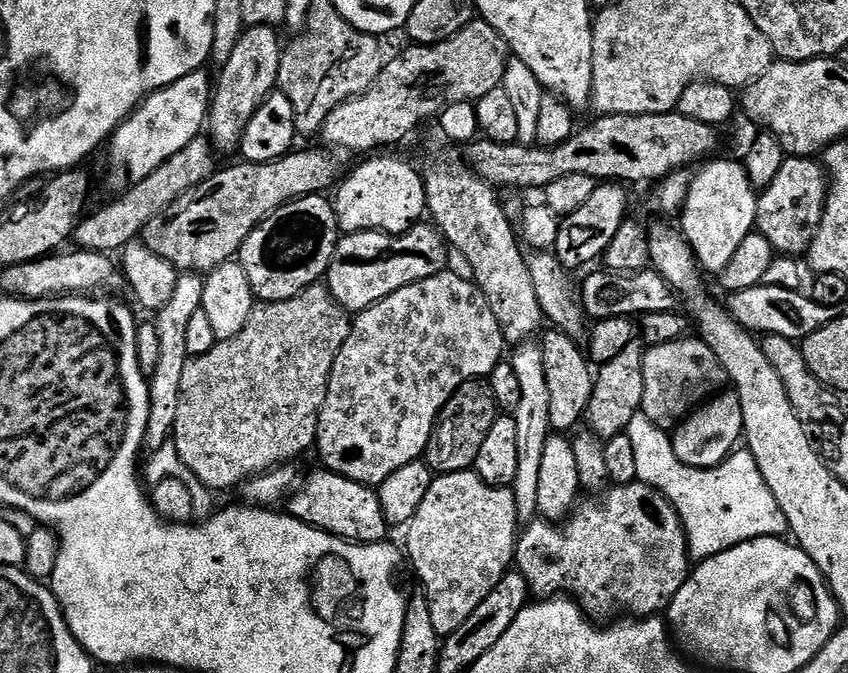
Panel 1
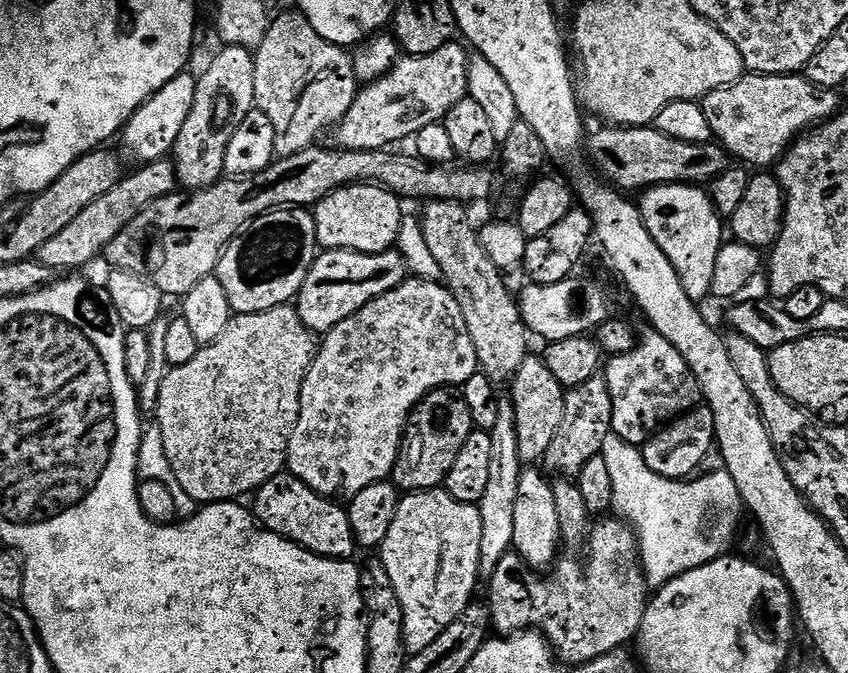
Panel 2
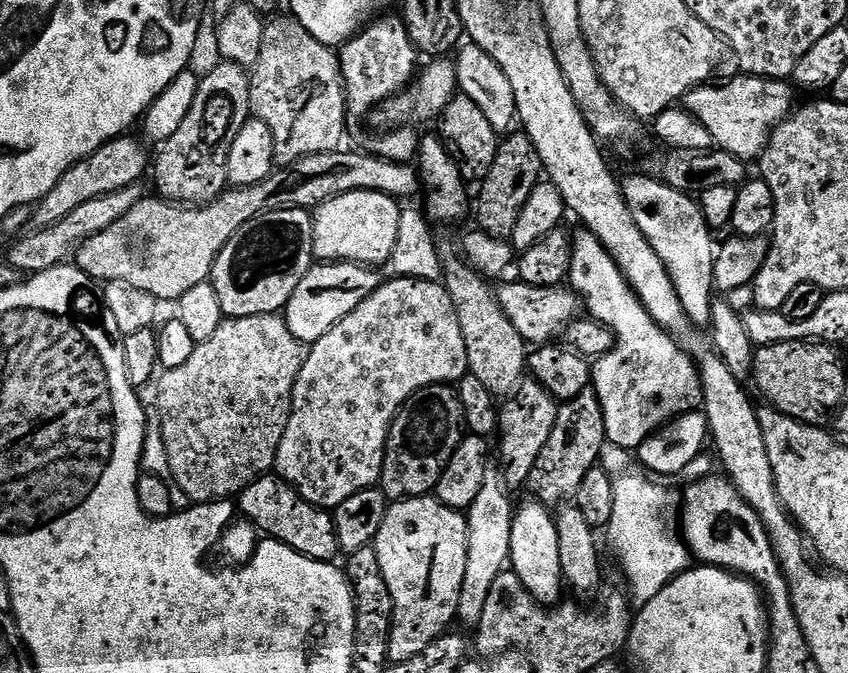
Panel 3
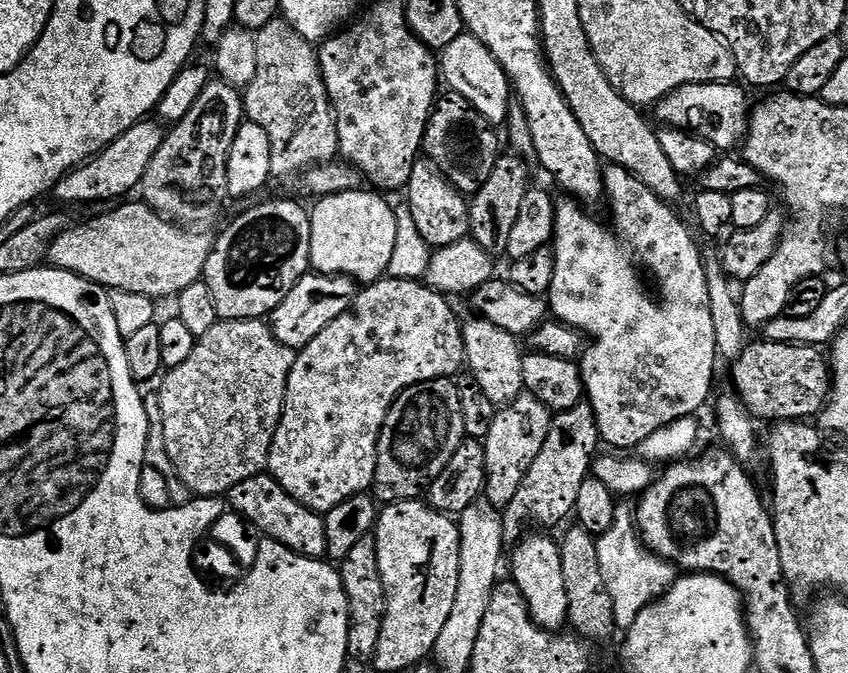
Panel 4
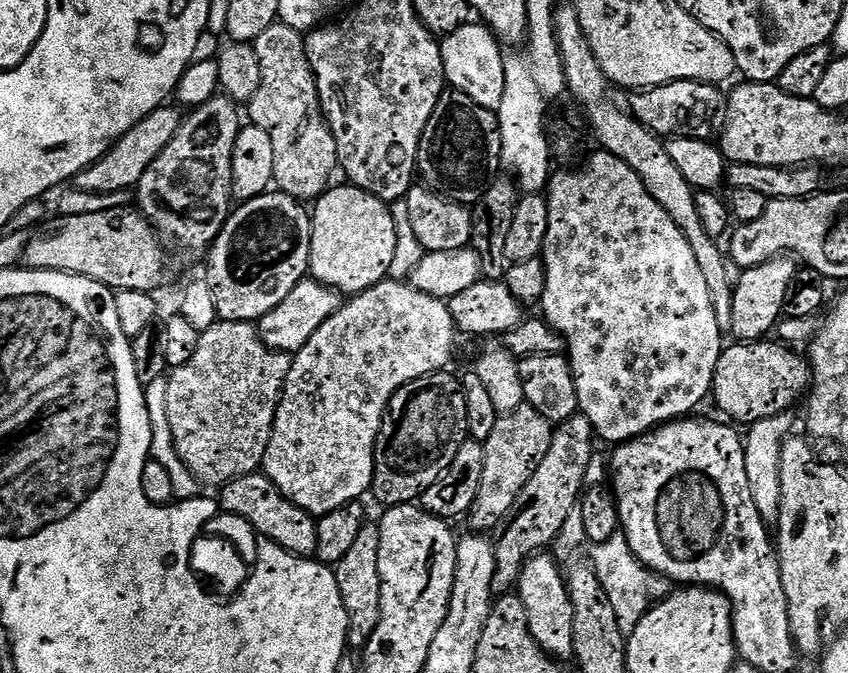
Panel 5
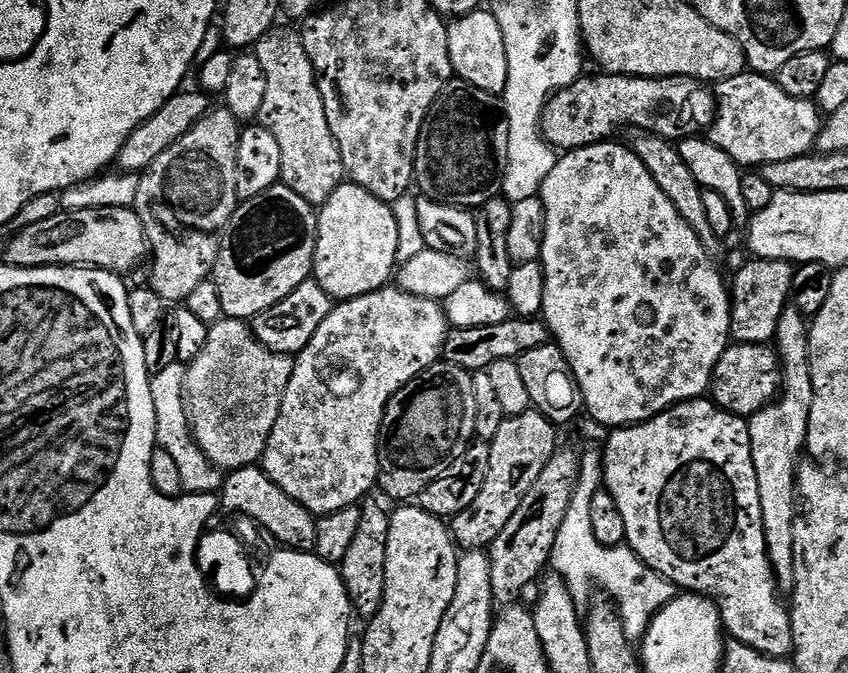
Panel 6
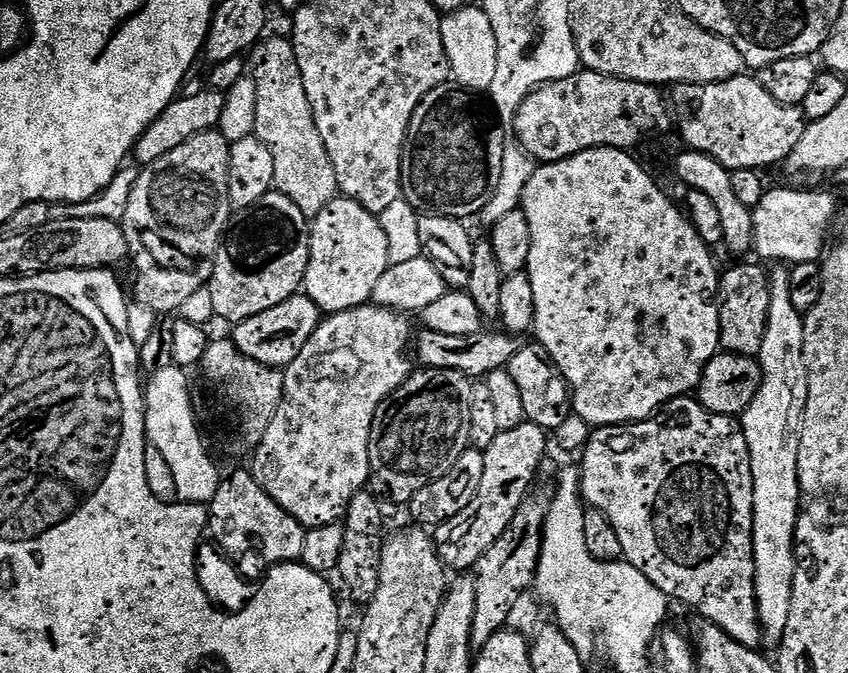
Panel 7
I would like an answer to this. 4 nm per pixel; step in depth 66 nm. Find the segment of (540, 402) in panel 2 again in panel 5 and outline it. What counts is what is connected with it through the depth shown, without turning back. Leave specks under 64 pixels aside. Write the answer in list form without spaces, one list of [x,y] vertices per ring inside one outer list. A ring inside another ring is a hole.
[[[527,402],[497,419],[494,434],[483,441],[486,470],[482,470],[482,486],[478,486],[478,498],[474,498],[470,513],[470,521],[477,533],[491,533],[491,528],[499,529],[507,521],[518,494],[522,494],[526,482],[530,482],[534,470],[538,470],[542,458],[546,458],[553,431],[553,421],[546,419]]]

